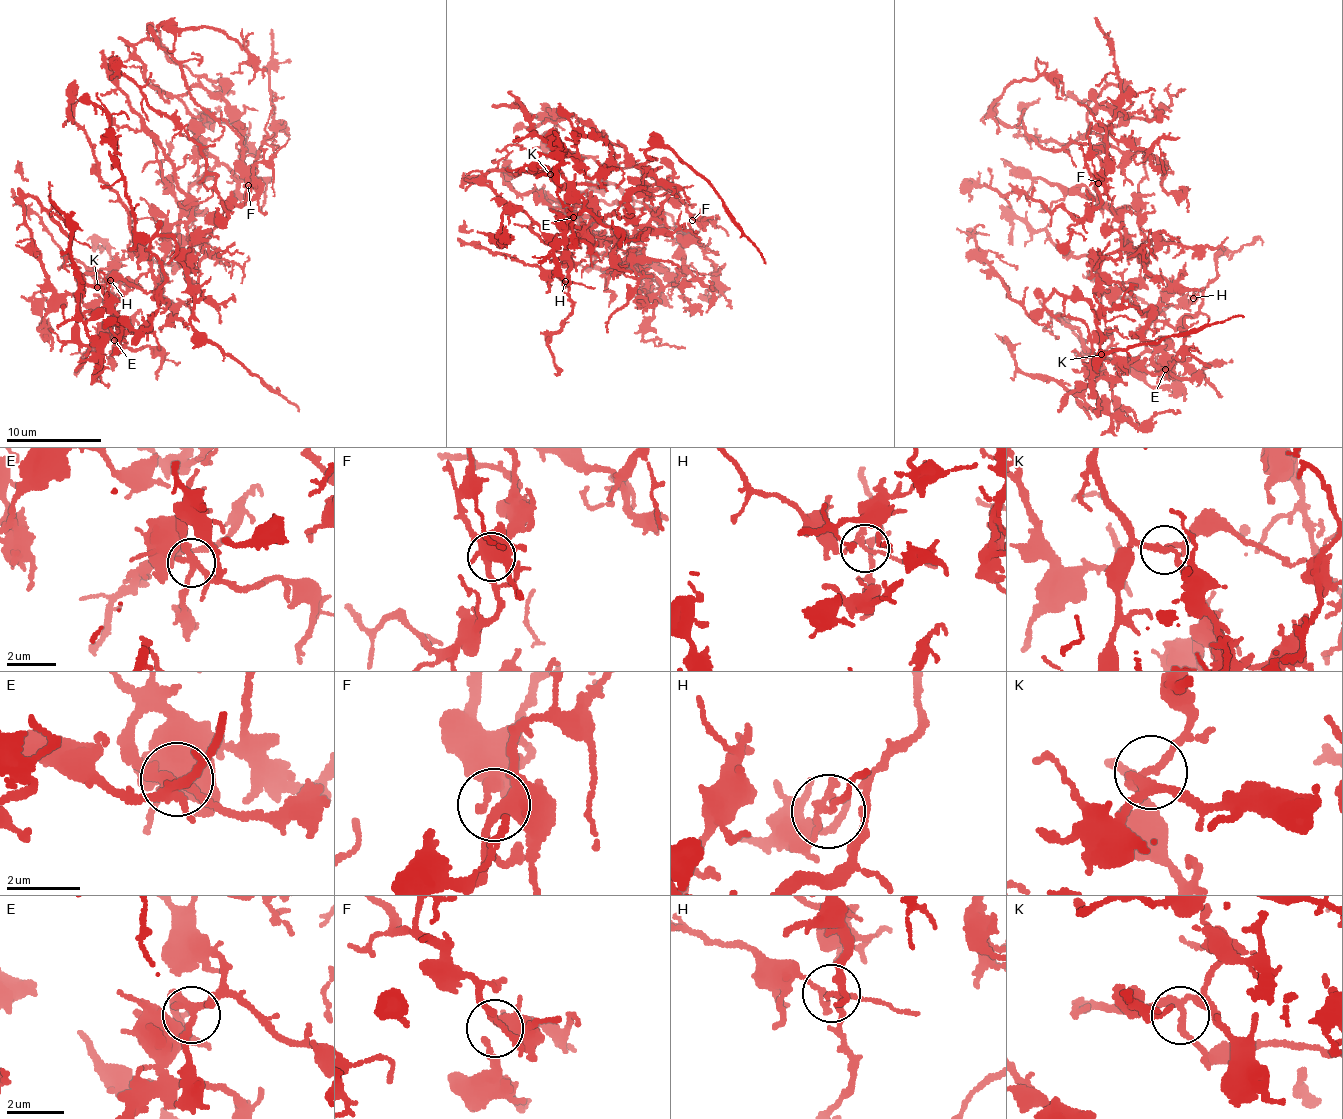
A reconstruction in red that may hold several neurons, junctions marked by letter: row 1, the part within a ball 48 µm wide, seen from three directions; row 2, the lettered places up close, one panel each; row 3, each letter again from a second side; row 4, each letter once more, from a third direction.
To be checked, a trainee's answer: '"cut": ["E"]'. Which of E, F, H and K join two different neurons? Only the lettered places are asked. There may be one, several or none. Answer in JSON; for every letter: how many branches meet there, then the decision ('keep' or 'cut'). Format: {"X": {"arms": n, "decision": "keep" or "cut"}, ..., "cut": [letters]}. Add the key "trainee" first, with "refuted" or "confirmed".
{"trainee": "refuted", "E": {"arms": 4, "decision": "keep"}, "F": {"arms": 5, "decision": "keep"}, "H": {"arms": 3, "decision": "keep"}, "K": {"arms": 3, "decision": "keep"}, "cut": []}

